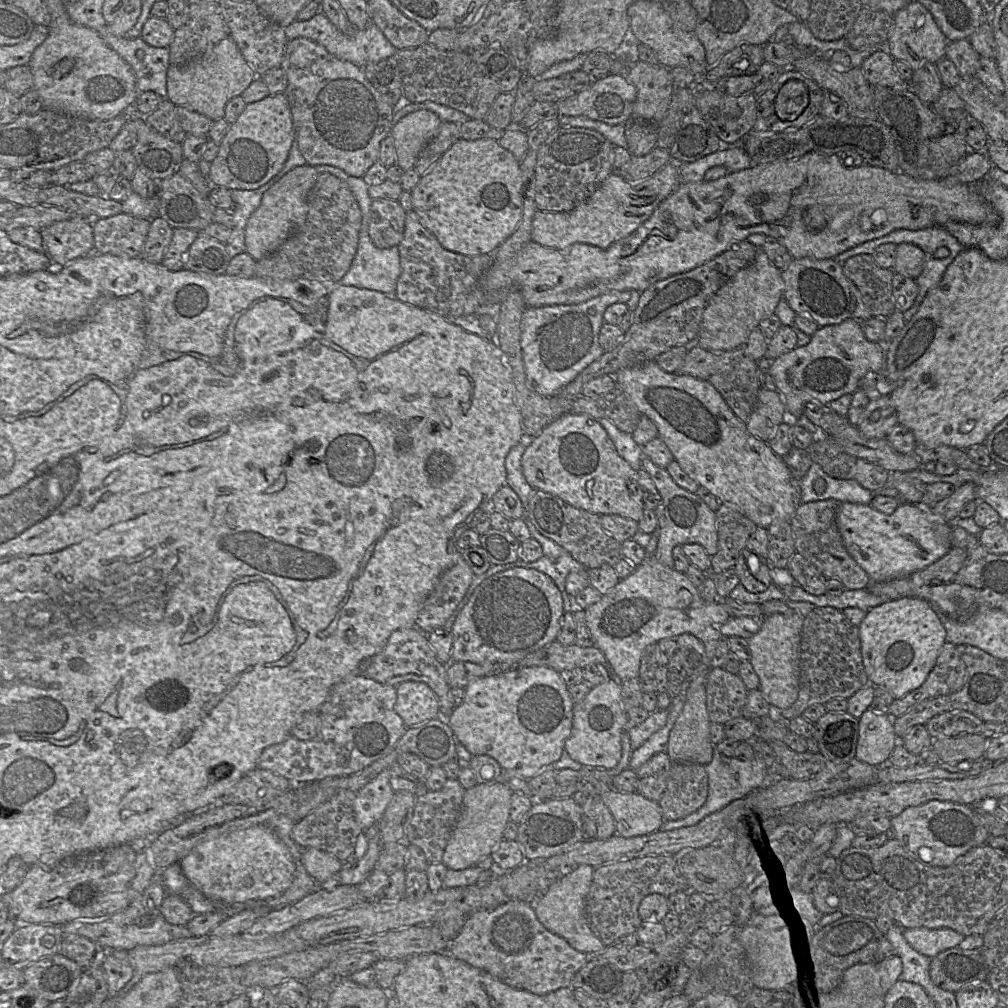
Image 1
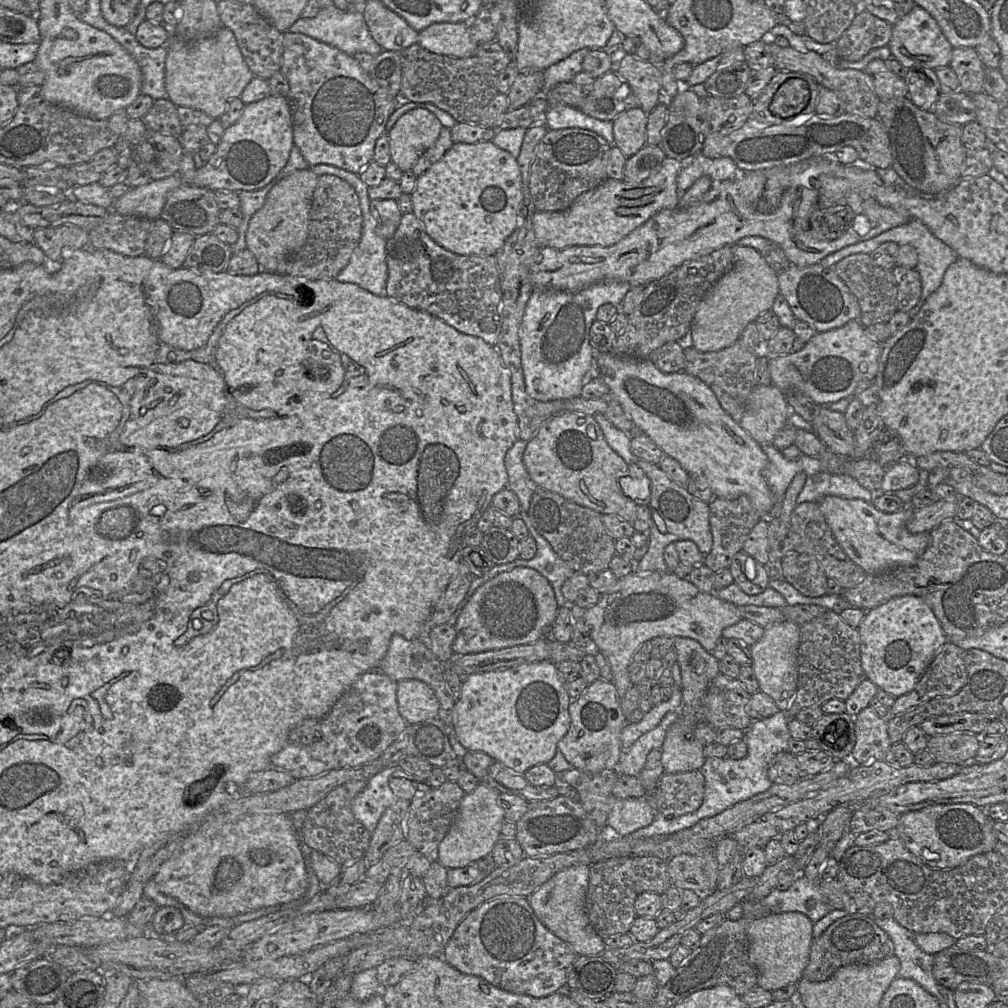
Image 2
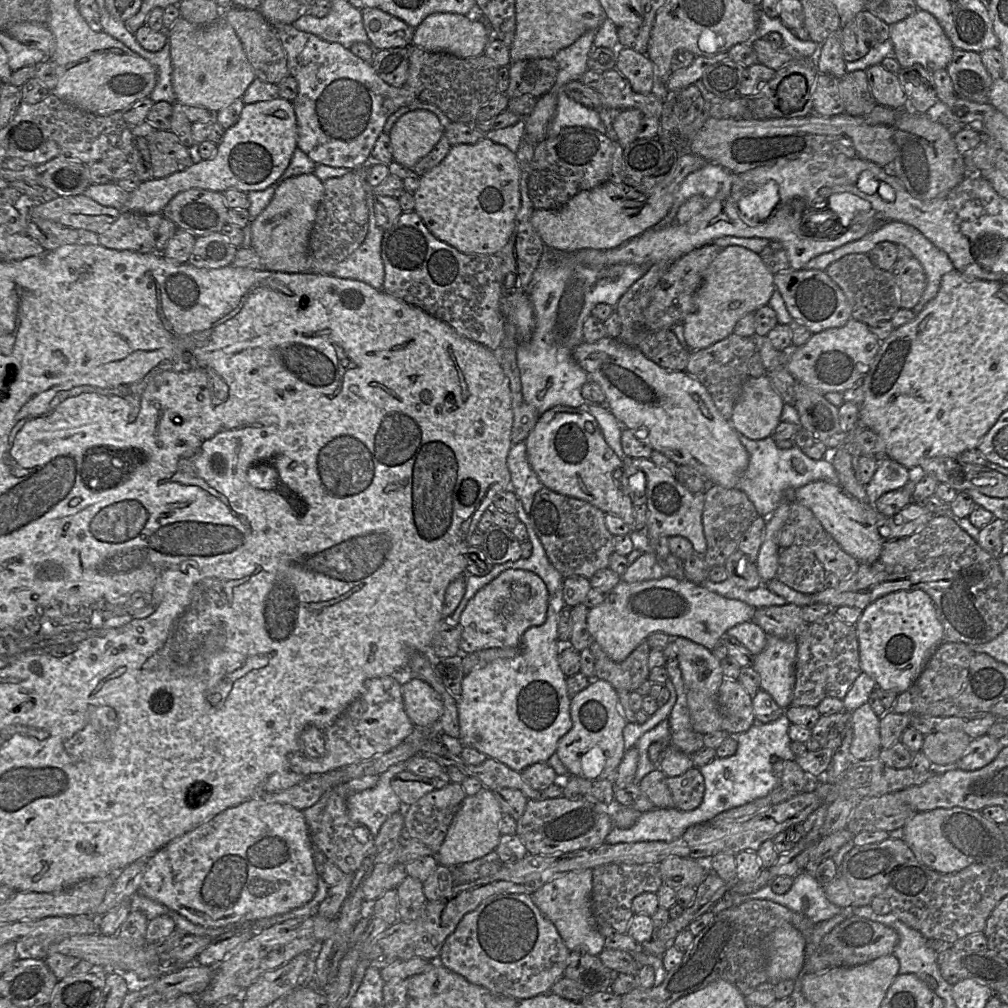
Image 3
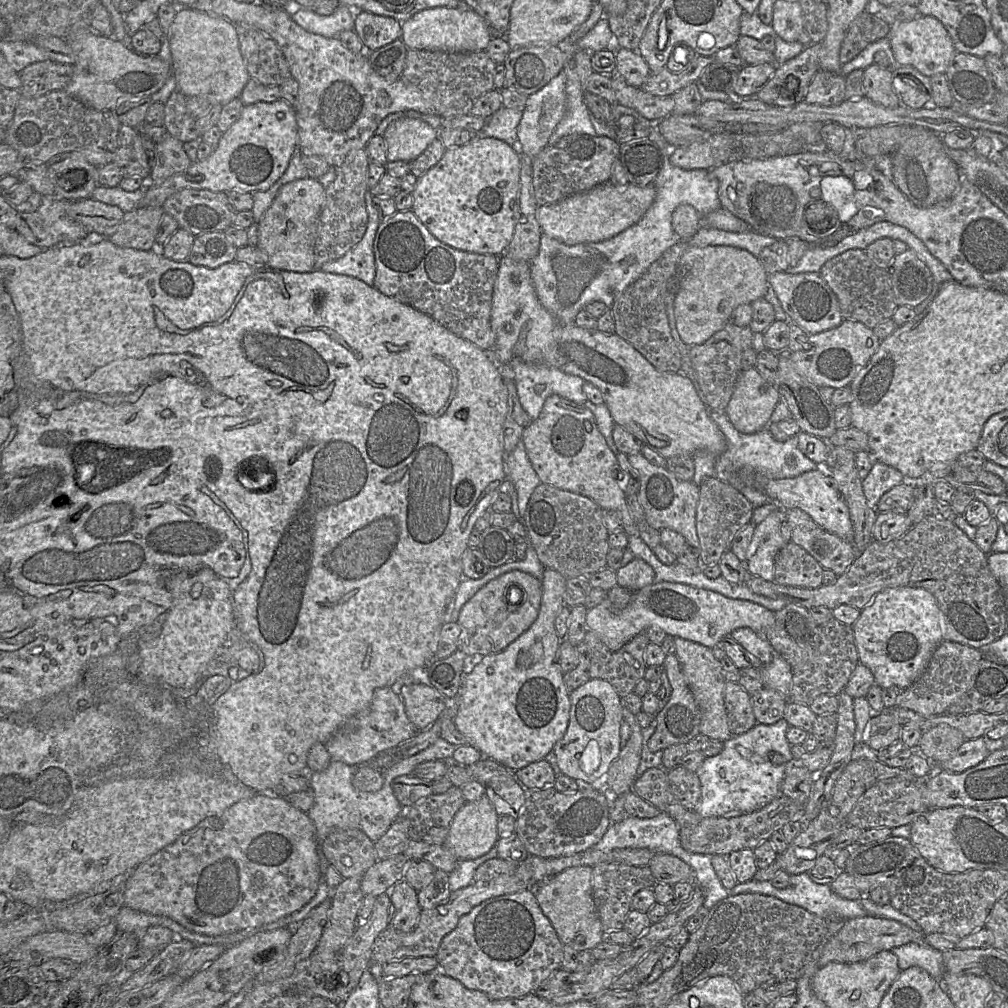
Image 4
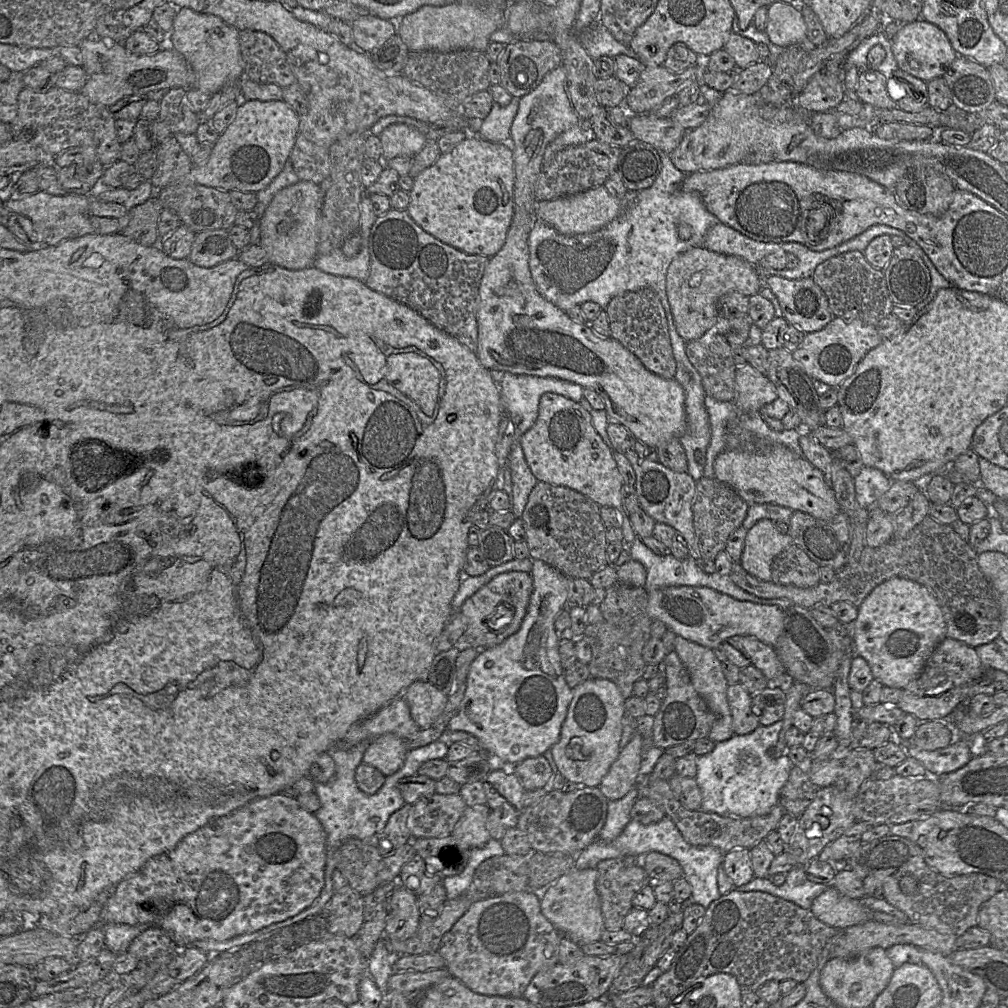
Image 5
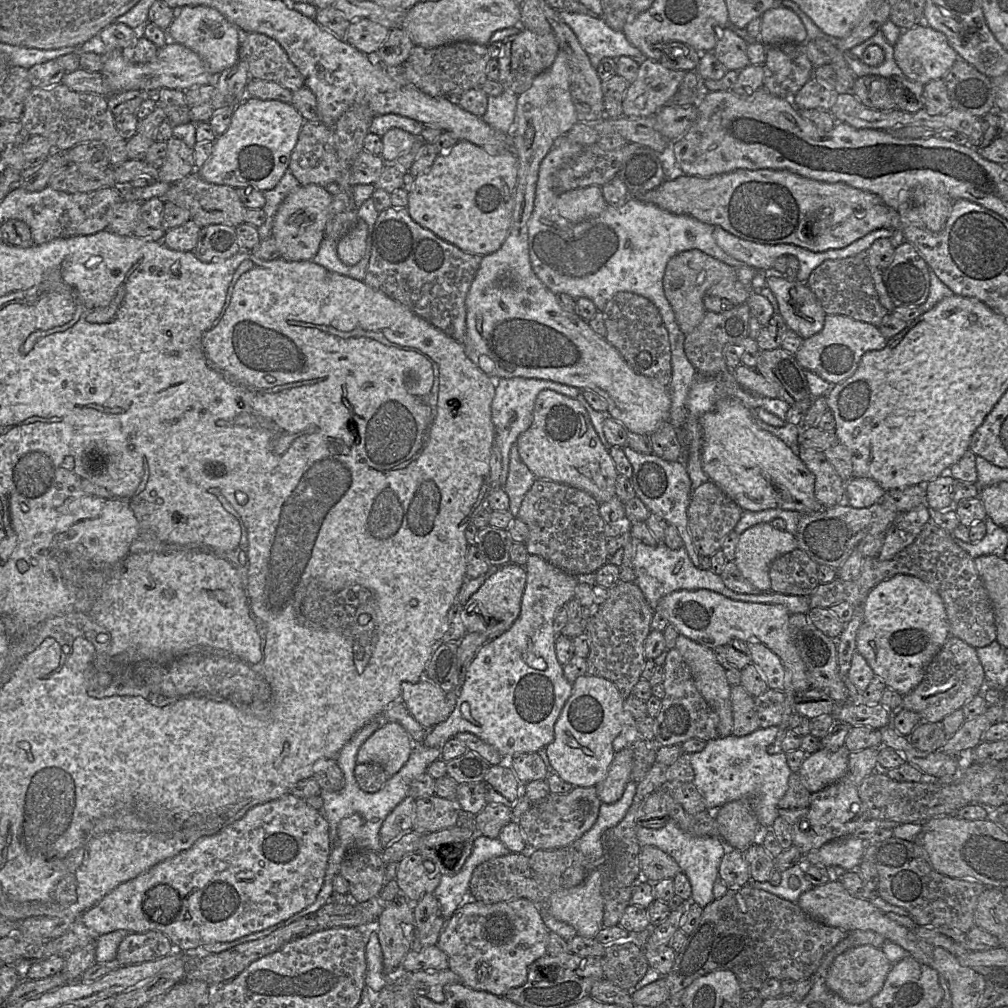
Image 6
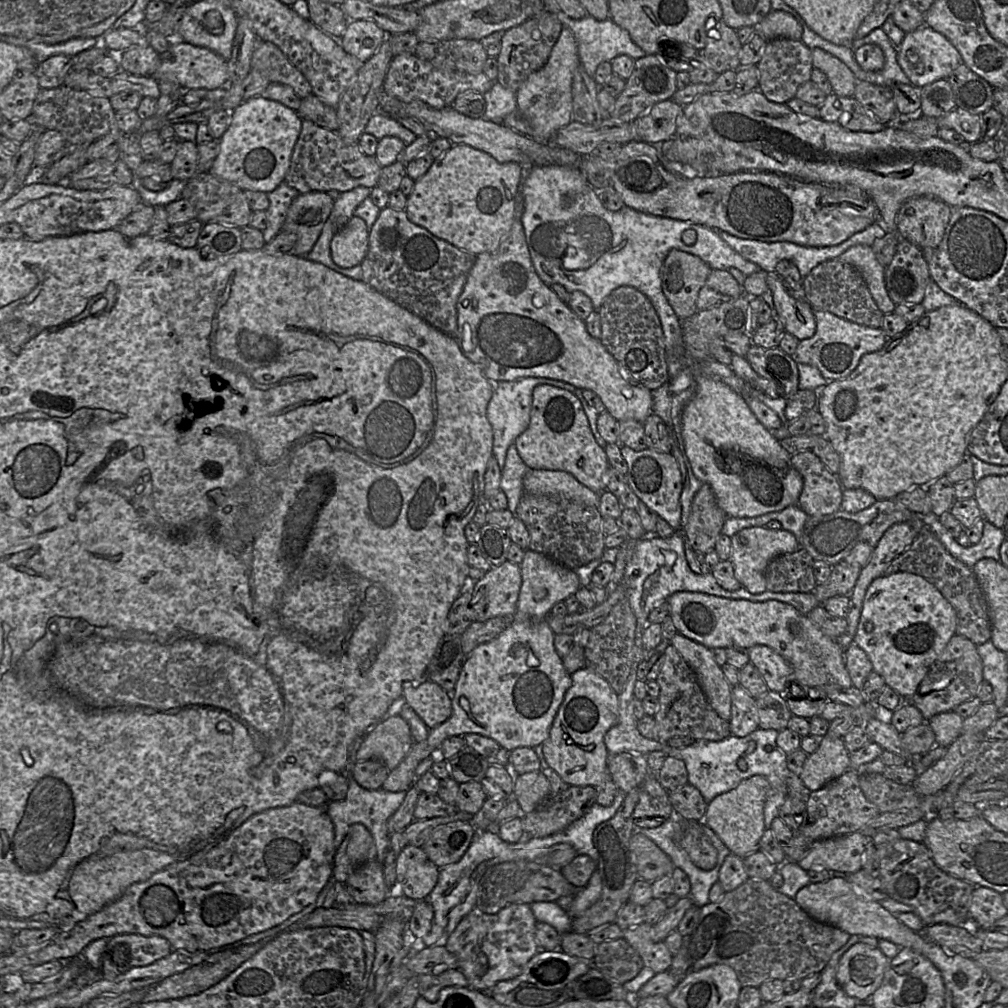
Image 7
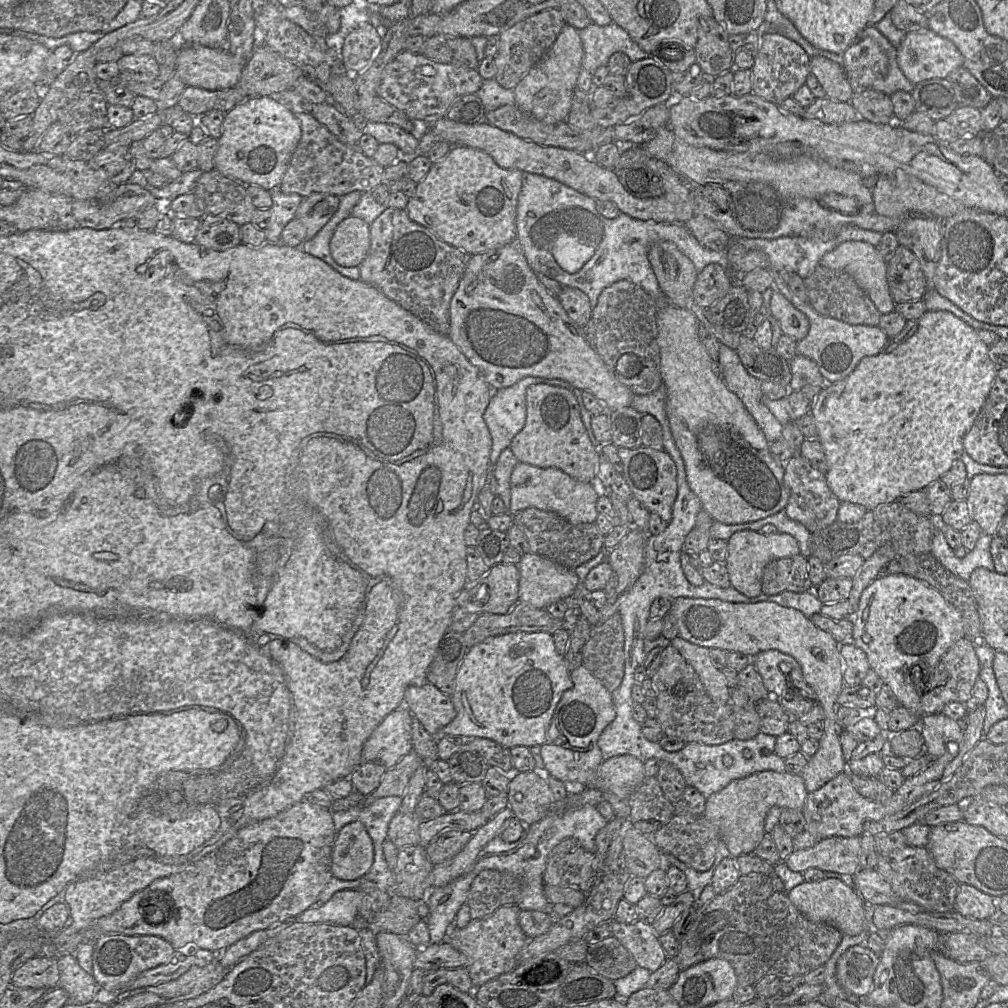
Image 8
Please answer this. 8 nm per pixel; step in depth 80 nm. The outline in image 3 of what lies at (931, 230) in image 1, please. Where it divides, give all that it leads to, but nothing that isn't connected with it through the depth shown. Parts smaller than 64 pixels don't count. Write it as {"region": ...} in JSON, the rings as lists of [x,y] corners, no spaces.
{"region":[[[898,221],[886,222],[880,229],[865,235],[863,238],[846,243],[830,252],[820,254],[811,260],[809,260],[804,269],[818,269],[825,271],[826,268],[834,261],[842,258],[845,255],[853,253],[865,253],[870,252],[878,243],[889,241],[897,245],[902,244],[911,250],[913,256],[922,264],[926,277],[927,286],[918,302],[918,304],[912,309],[915,315],[919,314],[926,304],[931,301],[938,293],[942,277],[954,269],[954,265],[950,260],[946,252],[936,247],[929,239],[927,239],[918,229],[915,227]]]}

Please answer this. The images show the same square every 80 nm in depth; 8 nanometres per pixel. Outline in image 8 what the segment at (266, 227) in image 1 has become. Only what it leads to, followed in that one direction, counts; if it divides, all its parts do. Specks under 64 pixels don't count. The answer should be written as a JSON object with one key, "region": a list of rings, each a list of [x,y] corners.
{"region":[[[312,193],[304,197],[295,218],[306,227],[306,240],[312,239],[333,217],[339,208],[340,197],[324,193]]]}

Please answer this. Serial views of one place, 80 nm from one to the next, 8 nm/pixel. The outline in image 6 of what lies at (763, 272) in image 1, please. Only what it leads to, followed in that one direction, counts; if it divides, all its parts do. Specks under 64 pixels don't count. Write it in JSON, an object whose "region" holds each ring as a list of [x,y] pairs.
{"region":[[[697,249],[678,253],[668,261],[663,277],[663,290],[673,309],[676,322],[685,336],[704,318],[706,309],[703,299],[708,289],[724,278],[738,279],[736,268]]]}

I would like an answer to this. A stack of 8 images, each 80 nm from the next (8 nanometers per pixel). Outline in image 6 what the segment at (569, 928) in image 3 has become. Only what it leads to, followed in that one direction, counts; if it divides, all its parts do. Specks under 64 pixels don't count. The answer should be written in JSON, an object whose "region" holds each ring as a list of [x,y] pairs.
{"region":[[[592,870],[577,886],[552,894],[545,907],[554,918],[574,927],[577,935],[595,938],[604,927],[600,870]]]}

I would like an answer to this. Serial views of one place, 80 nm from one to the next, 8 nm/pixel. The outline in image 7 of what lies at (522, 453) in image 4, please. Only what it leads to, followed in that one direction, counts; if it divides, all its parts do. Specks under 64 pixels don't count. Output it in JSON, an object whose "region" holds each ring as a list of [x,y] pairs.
{"region":[[[512,444],[506,454],[505,465],[501,470],[500,489],[508,500],[508,510],[515,514],[519,501],[524,494],[523,477],[529,468],[518,454],[515,444]]]}

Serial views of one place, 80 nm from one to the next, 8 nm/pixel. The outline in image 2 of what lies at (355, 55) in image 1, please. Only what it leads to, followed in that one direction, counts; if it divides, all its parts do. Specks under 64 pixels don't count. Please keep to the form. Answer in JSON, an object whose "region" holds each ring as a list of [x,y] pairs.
{"region":[[[332,4],[323,7],[313,18],[300,17],[287,31],[305,34],[351,56],[358,52],[366,52],[375,57],[383,48],[372,38],[361,8],[354,7],[344,11]]]}

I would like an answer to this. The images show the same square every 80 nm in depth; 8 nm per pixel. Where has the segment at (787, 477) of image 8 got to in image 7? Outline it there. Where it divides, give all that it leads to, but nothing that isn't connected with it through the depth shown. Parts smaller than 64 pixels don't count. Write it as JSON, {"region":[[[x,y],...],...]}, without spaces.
{"region":[[[812,451],[793,455],[790,463],[803,478],[797,506],[807,516],[829,515],[841,508],[844,488]]]}

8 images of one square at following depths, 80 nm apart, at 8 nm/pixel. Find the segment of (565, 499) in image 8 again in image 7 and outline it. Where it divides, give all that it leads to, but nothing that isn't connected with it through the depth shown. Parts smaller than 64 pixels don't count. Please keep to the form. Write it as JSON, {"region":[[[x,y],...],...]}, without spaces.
{"region":[[[529,469],[523,477],[524,494],[560,497],[598,507],[600,494],[581,484],[565,471]]]}

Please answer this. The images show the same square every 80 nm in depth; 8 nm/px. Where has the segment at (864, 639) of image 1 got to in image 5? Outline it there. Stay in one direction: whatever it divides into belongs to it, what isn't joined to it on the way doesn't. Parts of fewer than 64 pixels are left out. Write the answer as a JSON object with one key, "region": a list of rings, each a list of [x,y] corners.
{"region":[[[891,578],[876,586],[857,608],[854,653],[866,660],[874,679],[883,686],[904,690],[919,677],[934,650],[947,638],[947,625],[936,597],[915,581]]]}

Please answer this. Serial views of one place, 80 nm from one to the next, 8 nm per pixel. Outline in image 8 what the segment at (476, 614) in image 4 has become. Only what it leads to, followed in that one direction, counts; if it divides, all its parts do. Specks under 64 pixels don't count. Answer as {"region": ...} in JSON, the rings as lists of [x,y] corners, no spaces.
{"region":[[[516,564],[492,566],[479,581],[468,581],[474,605],[483,613],[506,614],[519,601],[520,571]]]}

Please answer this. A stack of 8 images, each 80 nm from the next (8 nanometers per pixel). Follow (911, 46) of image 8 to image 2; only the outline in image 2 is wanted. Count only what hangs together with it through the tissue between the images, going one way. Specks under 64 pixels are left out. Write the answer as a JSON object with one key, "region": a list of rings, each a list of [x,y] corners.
{"region":[[[915,5],[908,14],[892,26],[889,48],[892,57],[896,58],[904,67],[910,69],[921,66],[936,70],[949,66],[953,47],[944,36],[937,21],[925,9]]]}

